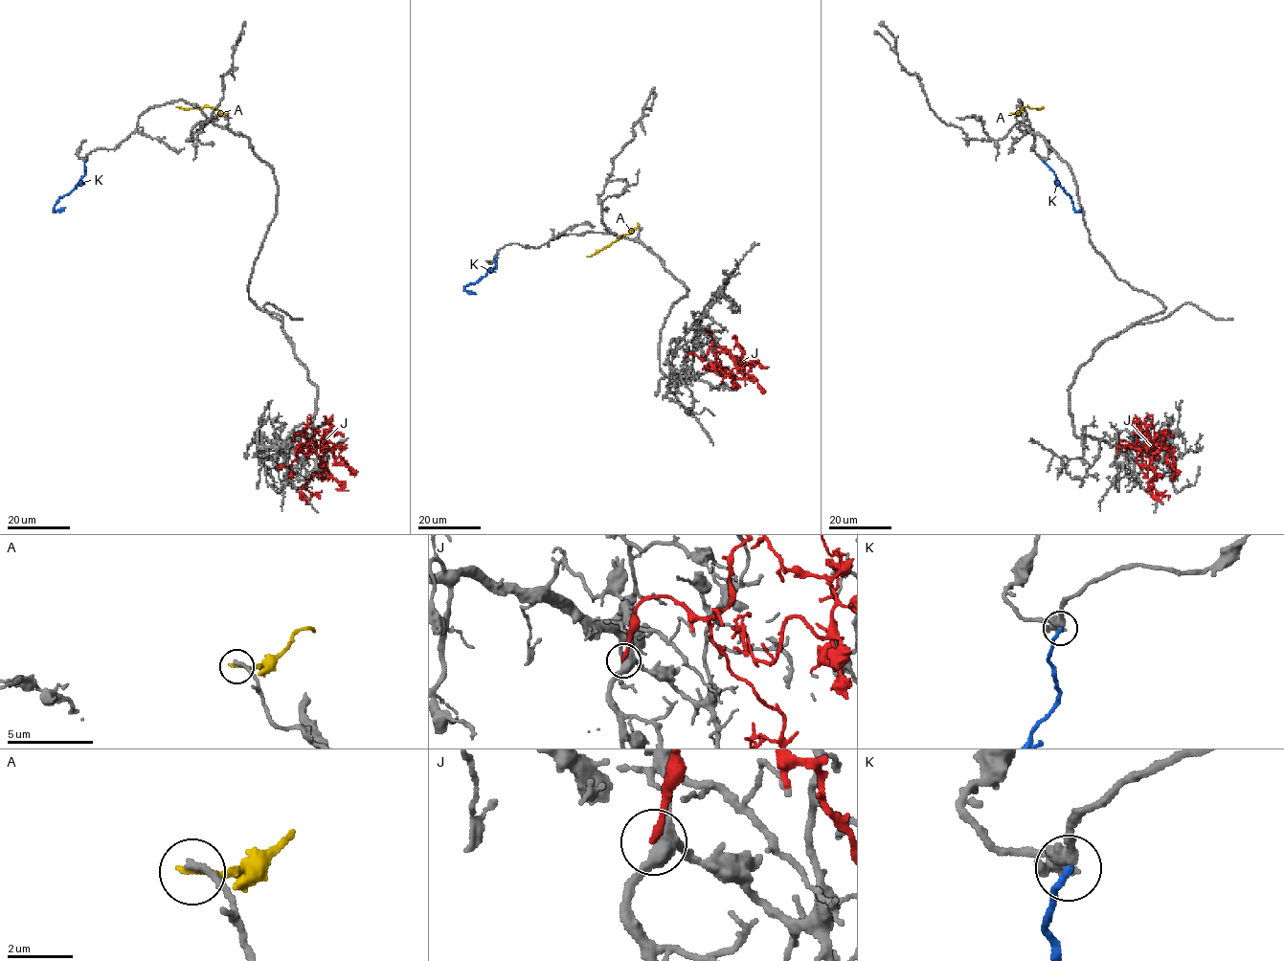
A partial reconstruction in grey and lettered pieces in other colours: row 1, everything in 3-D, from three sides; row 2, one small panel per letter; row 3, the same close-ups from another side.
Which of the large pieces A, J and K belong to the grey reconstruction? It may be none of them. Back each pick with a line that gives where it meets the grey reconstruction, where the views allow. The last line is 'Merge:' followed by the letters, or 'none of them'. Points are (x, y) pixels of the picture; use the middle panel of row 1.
K: contact (497, 255)
Merge: K

